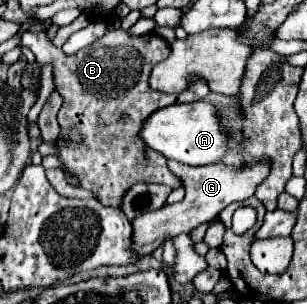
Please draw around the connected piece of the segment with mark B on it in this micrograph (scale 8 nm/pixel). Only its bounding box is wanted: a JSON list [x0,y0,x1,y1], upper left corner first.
[20,28,210,208]

